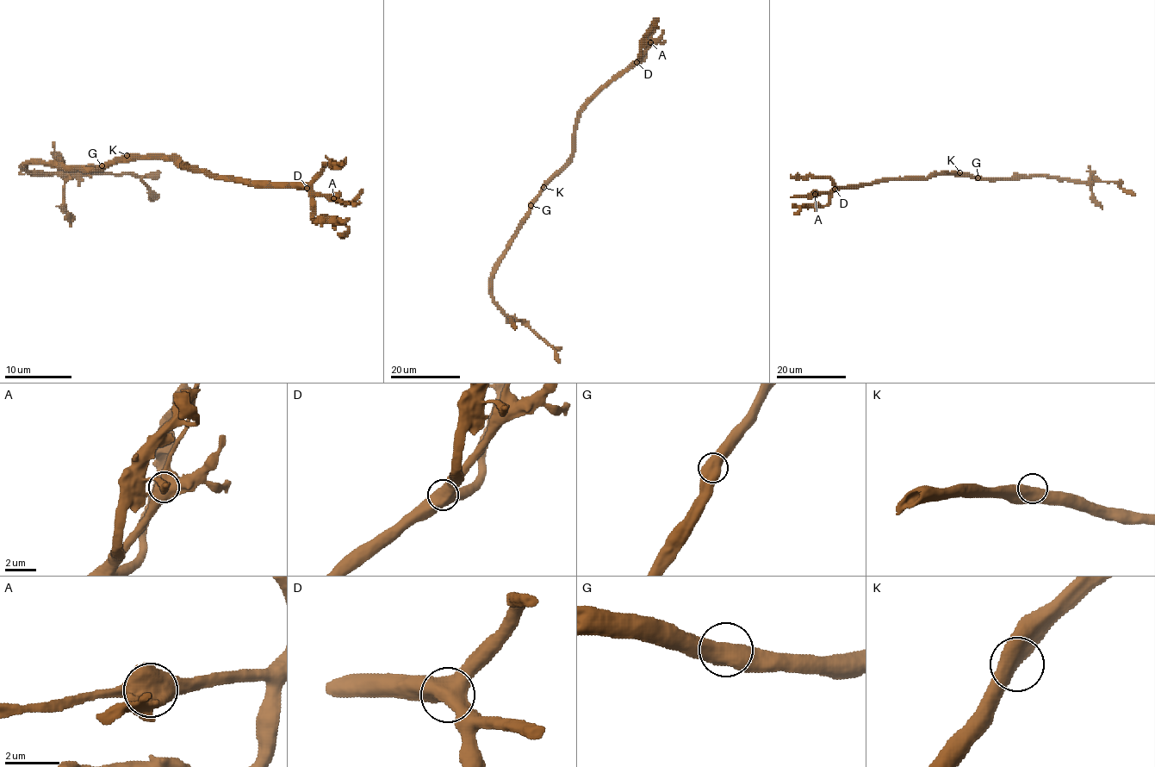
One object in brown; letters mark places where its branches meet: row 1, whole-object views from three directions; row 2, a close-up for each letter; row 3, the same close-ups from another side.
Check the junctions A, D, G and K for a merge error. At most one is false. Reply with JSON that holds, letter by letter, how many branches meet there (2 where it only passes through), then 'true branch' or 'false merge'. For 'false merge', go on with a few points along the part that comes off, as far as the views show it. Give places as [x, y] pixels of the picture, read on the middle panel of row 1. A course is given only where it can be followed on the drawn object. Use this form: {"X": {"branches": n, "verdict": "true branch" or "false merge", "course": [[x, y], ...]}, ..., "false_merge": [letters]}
{"A": {"branches": 4, "verdict": "true branch"}, "D": {"branches": 3, "verdict": "true branch"}, "G": {"branches": 2, "verdict": "true branch"}, "K": {"branches": 2, "verdict": "true branch"}, "false_merge": []}

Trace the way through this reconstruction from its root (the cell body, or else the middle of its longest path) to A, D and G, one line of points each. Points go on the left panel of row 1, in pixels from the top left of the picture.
A: (123, 162), (172, 159), (181, 165), (195, 165), (234, 179), (302, 184), (312, 194), (334, 197)
D: (123, 162), (172, 159), (181, 165), (195, 165), (234, 179), (295, 183), (307, 188)
G: (123, 162), (102, 165)

